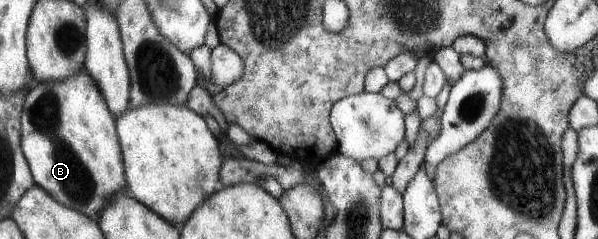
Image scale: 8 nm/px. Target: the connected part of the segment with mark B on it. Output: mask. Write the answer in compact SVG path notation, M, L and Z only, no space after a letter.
M87 69L77 70L71 78L61 82L49 80L31 88L22 110L22 149L30 163L34 183L49 192L59 204L87 214L89 218L97 218L115 192L128 190L115 118Z

